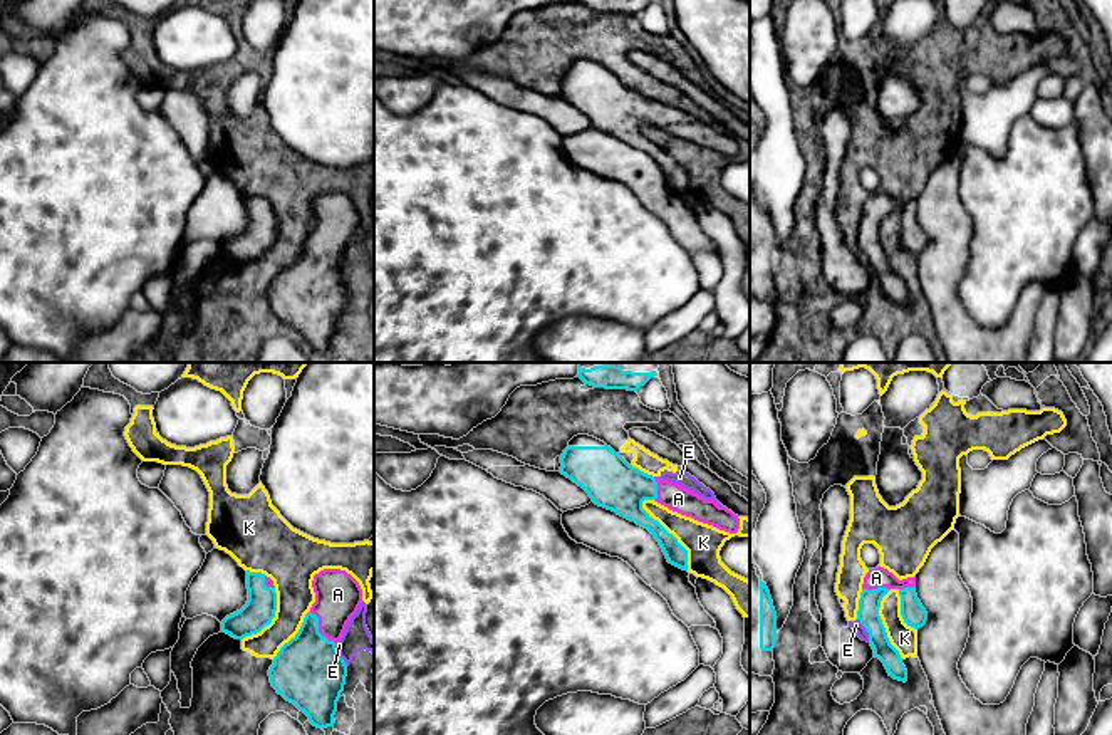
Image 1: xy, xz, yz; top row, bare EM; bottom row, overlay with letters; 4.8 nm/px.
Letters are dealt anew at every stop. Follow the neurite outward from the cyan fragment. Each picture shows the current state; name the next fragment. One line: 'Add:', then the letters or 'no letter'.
Add: A

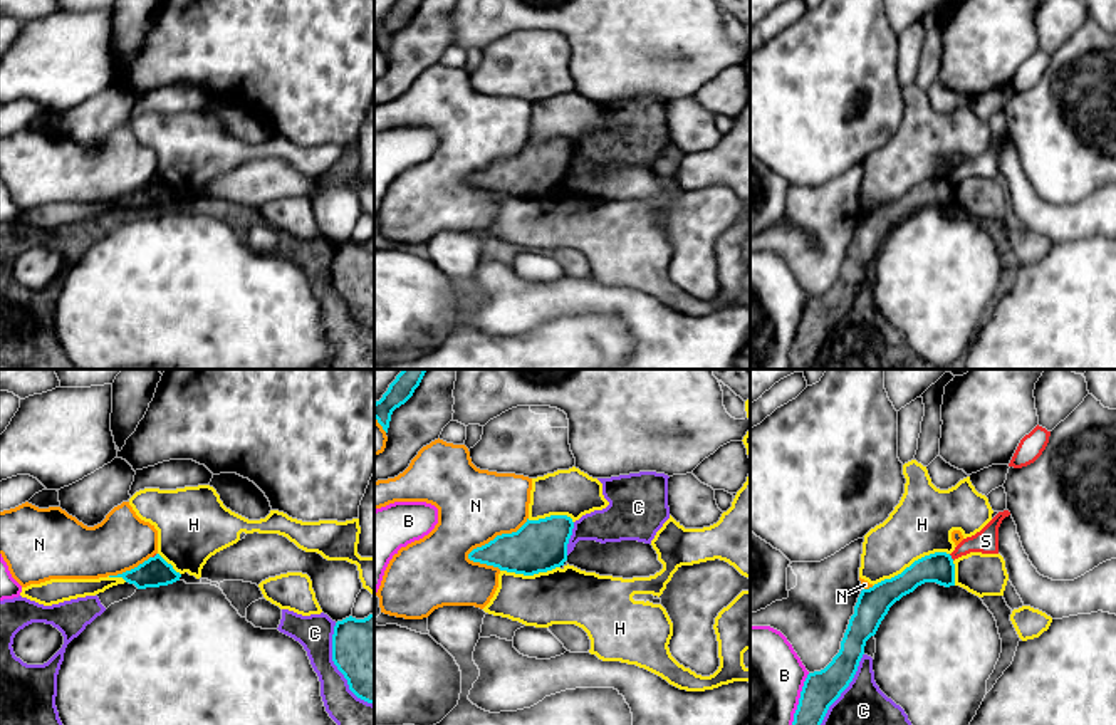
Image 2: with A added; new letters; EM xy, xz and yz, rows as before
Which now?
Add: no letter

